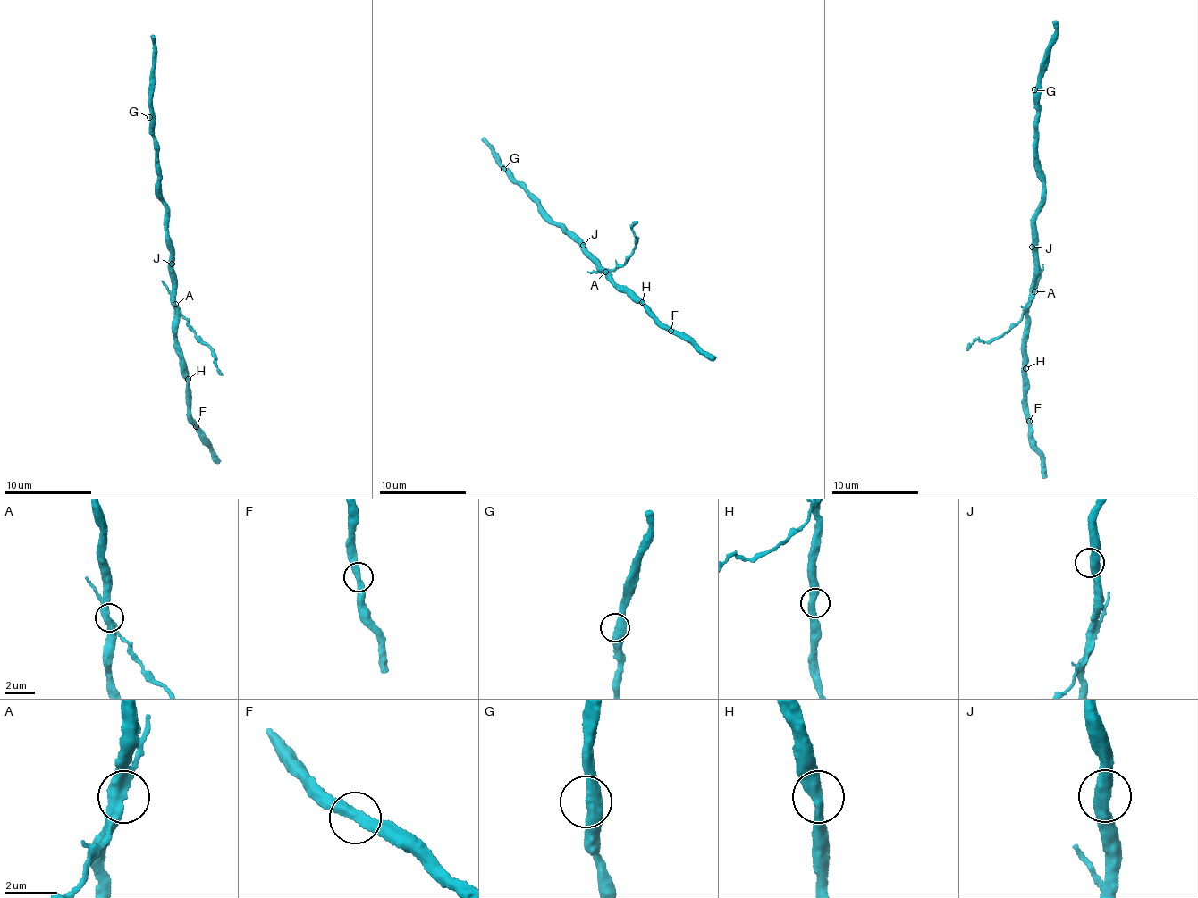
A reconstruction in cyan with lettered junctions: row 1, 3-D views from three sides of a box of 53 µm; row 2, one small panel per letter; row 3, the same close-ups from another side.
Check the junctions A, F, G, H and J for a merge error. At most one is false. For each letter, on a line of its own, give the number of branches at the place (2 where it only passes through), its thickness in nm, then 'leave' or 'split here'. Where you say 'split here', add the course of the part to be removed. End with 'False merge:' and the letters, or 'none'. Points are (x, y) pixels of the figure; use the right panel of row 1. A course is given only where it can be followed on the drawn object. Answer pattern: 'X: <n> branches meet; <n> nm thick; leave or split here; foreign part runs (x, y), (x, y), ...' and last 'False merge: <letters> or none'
A: 2 branches meet; 460 nm thick; split here; foreign part runs (1035, 290), (1016, 324), (999, 337), (972, 342), (966, 350)
F: 2 branches meet; 420 nm thick; leave
G: 2 branches meet; 480 nm thick; leave
H: 2 branches meet; 440 nm thick; leave
J: 2 branches meet; 480 nm thick; leave
False merge: A

